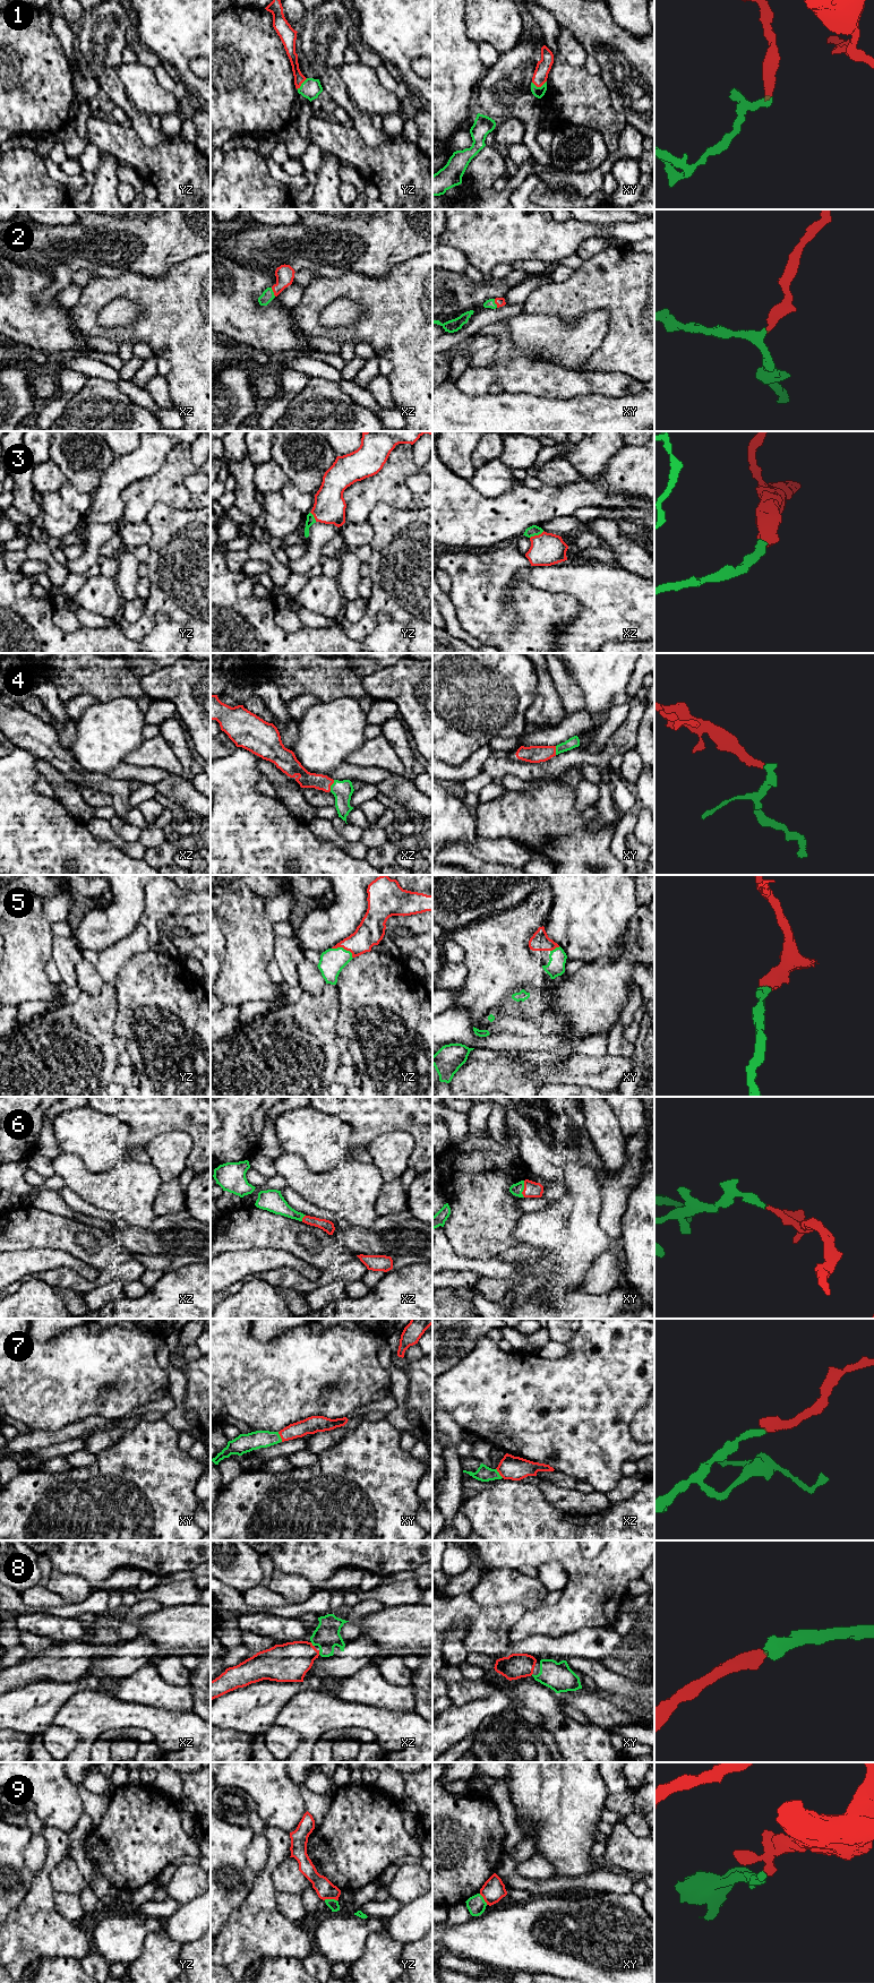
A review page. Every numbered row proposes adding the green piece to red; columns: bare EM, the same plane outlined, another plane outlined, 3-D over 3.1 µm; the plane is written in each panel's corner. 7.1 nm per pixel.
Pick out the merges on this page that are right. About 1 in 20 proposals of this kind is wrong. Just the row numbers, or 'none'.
1, 2, 3, 4, 5, 6, 7, 8

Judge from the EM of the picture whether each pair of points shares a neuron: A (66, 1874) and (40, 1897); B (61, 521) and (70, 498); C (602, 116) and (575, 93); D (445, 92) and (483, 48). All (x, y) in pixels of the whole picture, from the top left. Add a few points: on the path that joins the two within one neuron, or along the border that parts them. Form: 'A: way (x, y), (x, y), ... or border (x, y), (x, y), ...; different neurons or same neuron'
A: border (61, 1861), (51, 1872), (50, 1882), (53, 1890); different neurons
B: border (58, 491), (70, 507), (82, 514); different neurons
C: way (596, 111), (582, 99); same neuron
D: border (478, 44), (478, 57), (485, 69); different neurons

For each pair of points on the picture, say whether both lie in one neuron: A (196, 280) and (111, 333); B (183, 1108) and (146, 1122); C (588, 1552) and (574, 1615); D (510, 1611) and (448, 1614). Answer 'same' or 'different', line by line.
A: same
B: same
C: different
D: same

